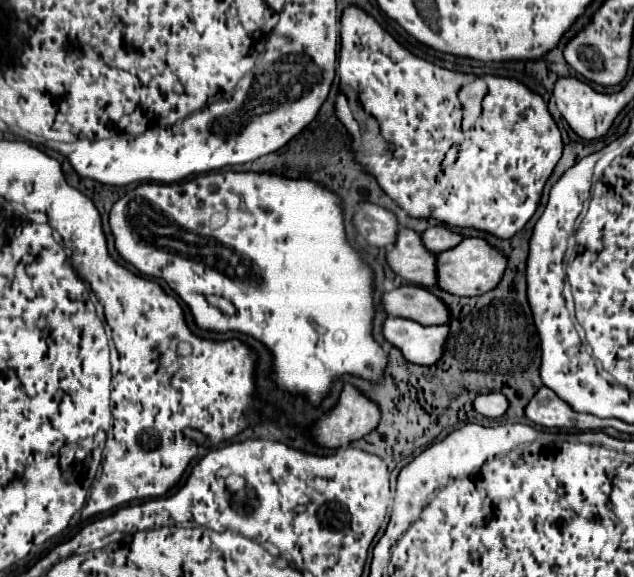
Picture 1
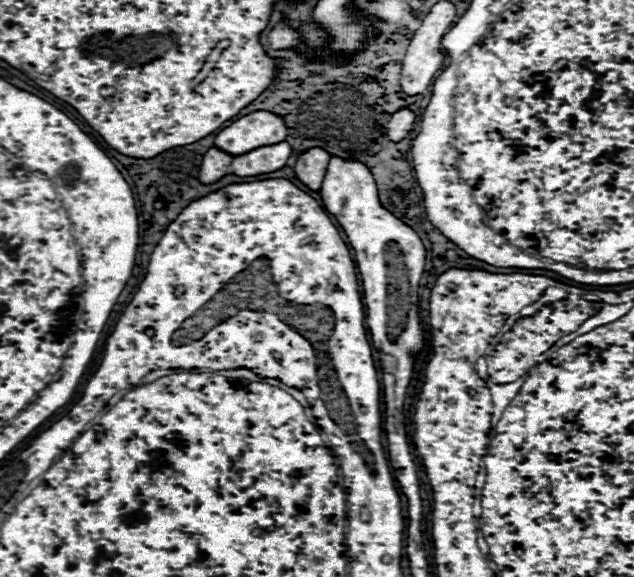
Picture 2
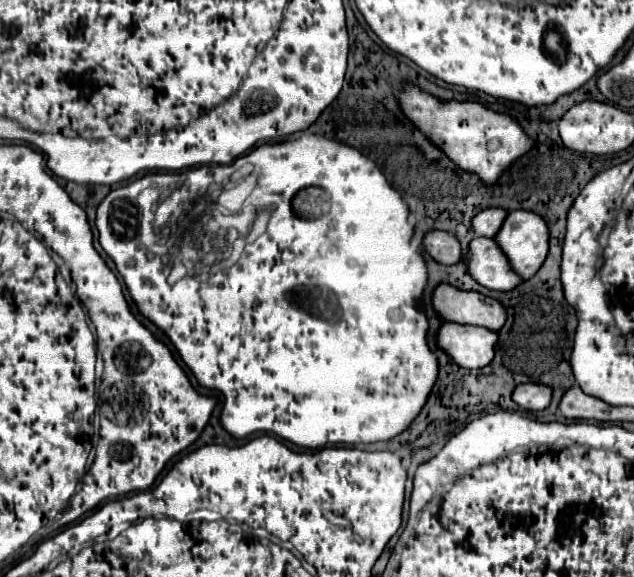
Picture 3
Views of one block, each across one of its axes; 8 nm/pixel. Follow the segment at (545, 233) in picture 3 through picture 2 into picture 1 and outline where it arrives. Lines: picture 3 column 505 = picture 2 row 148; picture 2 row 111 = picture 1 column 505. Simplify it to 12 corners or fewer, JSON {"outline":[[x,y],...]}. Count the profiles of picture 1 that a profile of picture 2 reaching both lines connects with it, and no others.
{"outline":[[466,238],[436,256],[436,284],[480,296],[504,272],[504,254]]}

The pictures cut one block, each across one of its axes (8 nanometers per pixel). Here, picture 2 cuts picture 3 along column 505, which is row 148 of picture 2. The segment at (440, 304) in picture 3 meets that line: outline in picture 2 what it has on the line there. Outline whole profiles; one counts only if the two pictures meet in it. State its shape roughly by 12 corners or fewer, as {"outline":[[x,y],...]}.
{"outline":[[308,148],[294,172],[310,190],[320,190],[330,154]]}

